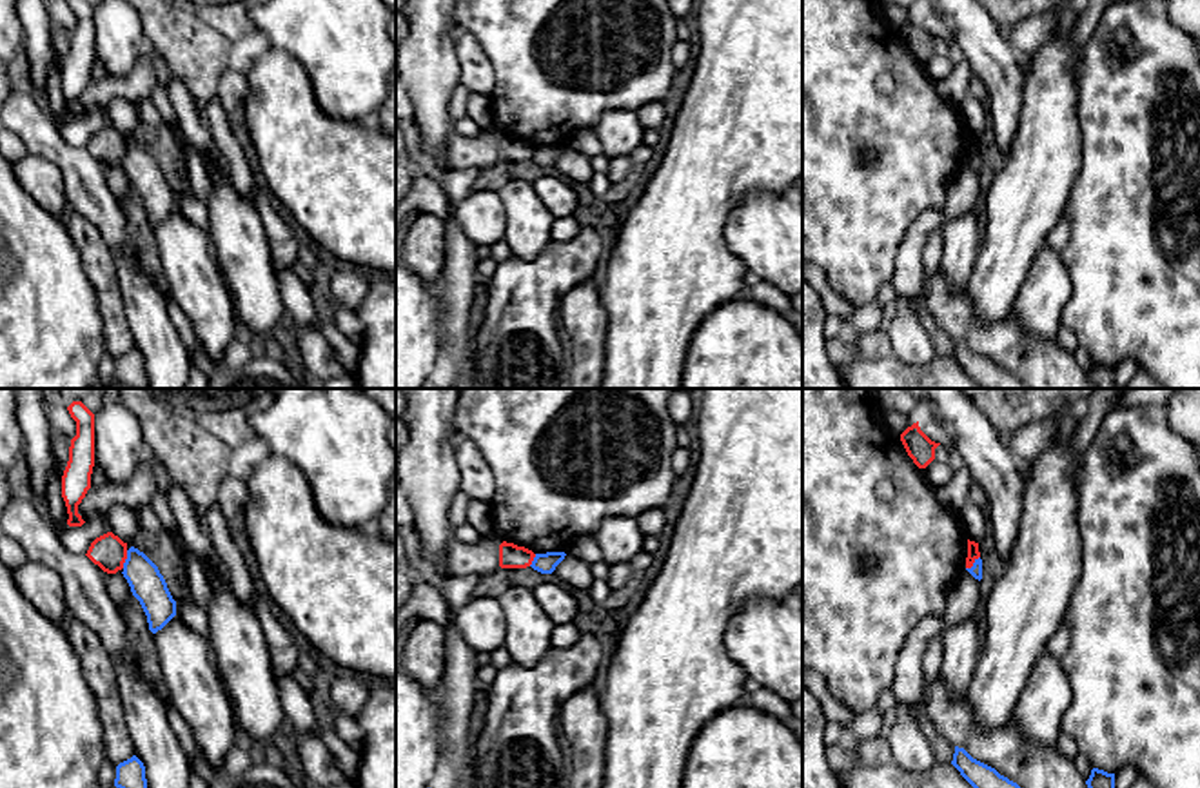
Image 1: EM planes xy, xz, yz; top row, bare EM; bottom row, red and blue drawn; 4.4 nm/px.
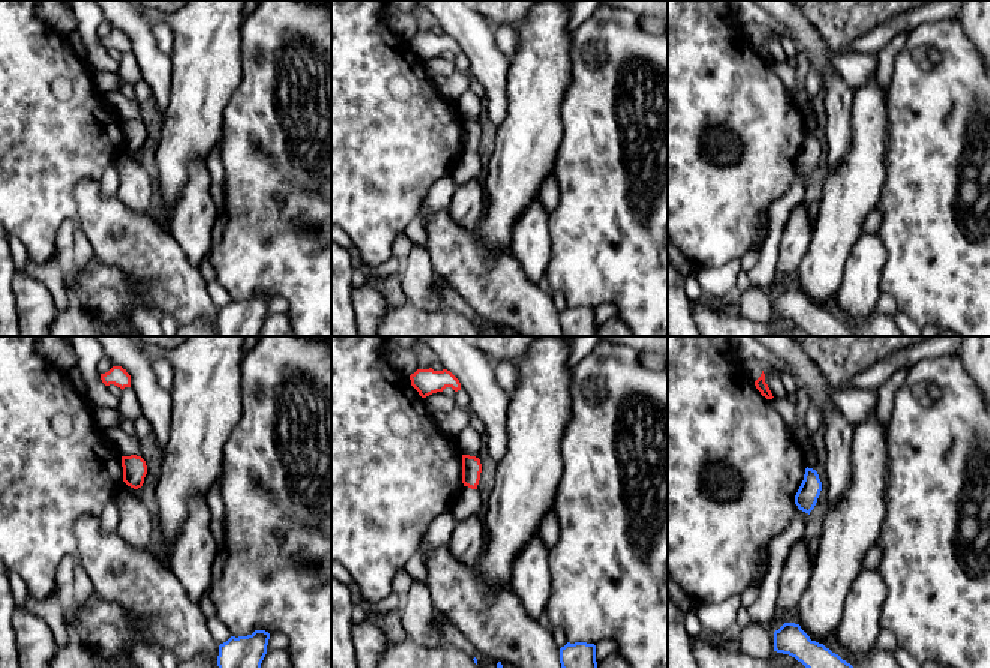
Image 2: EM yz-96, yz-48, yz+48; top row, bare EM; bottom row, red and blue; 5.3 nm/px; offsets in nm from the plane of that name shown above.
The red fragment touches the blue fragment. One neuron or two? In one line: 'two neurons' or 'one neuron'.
two neurons

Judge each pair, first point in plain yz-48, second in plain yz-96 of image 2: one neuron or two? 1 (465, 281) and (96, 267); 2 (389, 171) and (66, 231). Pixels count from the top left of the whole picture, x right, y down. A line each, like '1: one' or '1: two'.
1: two
2: two

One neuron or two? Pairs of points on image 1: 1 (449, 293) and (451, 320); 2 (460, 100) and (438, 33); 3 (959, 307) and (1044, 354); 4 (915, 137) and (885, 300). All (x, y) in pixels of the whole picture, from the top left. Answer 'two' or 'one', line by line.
1: one
2: two
3: one
4: two

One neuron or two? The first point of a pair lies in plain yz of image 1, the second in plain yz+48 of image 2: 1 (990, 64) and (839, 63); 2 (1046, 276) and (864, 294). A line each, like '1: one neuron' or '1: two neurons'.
1: two neurons
2: one neuron

